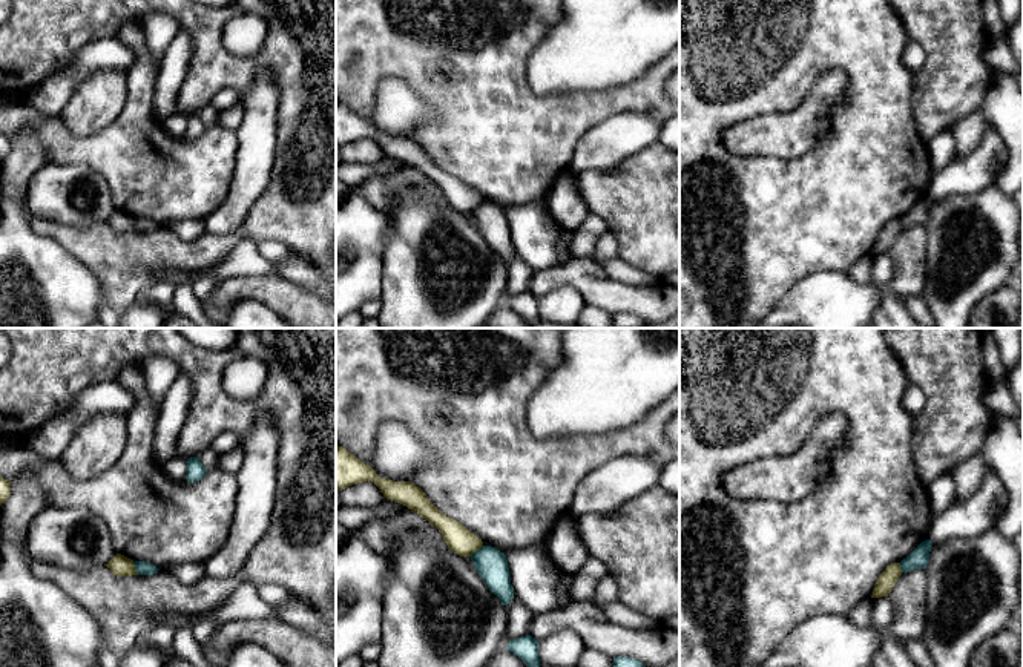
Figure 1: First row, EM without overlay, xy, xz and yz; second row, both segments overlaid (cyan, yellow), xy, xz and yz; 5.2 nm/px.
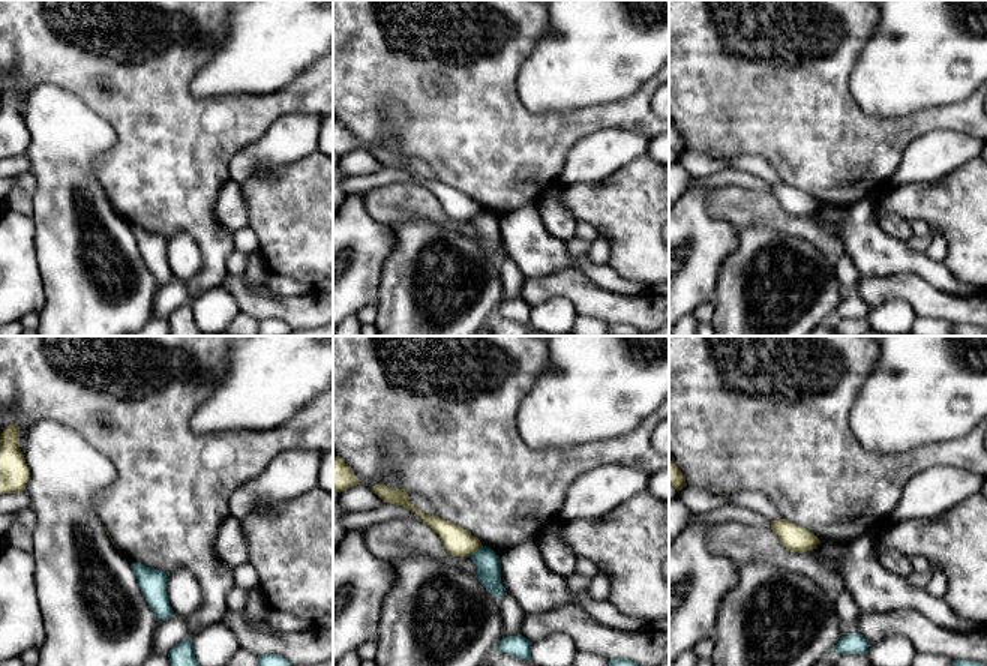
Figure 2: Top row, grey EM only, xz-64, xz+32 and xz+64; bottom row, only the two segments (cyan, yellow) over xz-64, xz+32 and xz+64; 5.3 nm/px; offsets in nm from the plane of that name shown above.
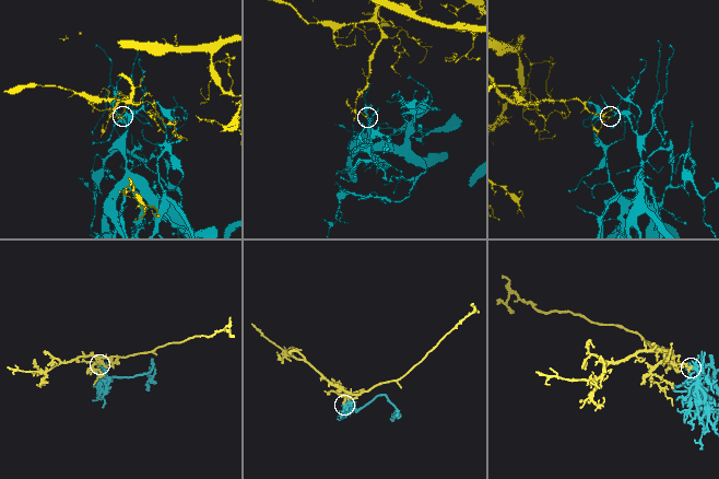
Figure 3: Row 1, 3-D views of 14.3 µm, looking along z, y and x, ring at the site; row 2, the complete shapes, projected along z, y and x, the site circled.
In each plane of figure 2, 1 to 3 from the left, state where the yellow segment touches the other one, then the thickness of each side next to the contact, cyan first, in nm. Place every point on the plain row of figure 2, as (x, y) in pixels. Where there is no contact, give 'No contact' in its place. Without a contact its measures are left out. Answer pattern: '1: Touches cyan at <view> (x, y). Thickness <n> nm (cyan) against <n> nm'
1: No contact
2: Touches cyan at xz+32 (476, 215). Thickness 140 nm (cyan) against 150 nm
3: No contact

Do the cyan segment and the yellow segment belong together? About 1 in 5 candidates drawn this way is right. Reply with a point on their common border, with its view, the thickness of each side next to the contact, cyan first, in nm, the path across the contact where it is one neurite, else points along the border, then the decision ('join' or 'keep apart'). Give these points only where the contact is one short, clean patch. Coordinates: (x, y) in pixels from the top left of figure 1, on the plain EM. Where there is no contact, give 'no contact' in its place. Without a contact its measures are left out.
contact xz (476, 207); calibres 170 and 140 nm; border xz (482, 201), (470, 212); keep apart

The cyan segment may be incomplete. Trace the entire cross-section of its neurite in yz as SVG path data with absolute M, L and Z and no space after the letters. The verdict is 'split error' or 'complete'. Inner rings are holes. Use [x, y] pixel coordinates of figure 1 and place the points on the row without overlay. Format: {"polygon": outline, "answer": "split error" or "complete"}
{"polygon": "M922 198L906 215L900 218L902 230L906 230L914 225L925 225L929 218L929 209L933 205L933 198Z", "answer": "complete"}

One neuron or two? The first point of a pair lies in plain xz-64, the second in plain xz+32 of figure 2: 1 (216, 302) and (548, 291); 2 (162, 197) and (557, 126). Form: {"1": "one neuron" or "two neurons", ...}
{"1": "two neurons", "2": "one neuron"}

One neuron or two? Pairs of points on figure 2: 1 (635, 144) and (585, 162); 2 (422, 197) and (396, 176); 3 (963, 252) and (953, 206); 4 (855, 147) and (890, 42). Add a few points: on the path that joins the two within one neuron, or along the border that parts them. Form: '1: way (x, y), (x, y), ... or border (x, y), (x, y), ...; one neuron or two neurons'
1: way (623, 146), (605, 150), (597, 156); one neuron
2: border (422, 185), (389, 183), (374, 186), (369, 191); two neurons
3: way (963, 240), (963, 218); one neuron
4: border (849, 81), (849, 93), (863, 111), (900, 117); two neurons

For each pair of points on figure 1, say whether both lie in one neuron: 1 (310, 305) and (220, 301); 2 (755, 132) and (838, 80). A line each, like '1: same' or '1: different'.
1: same
2: same

